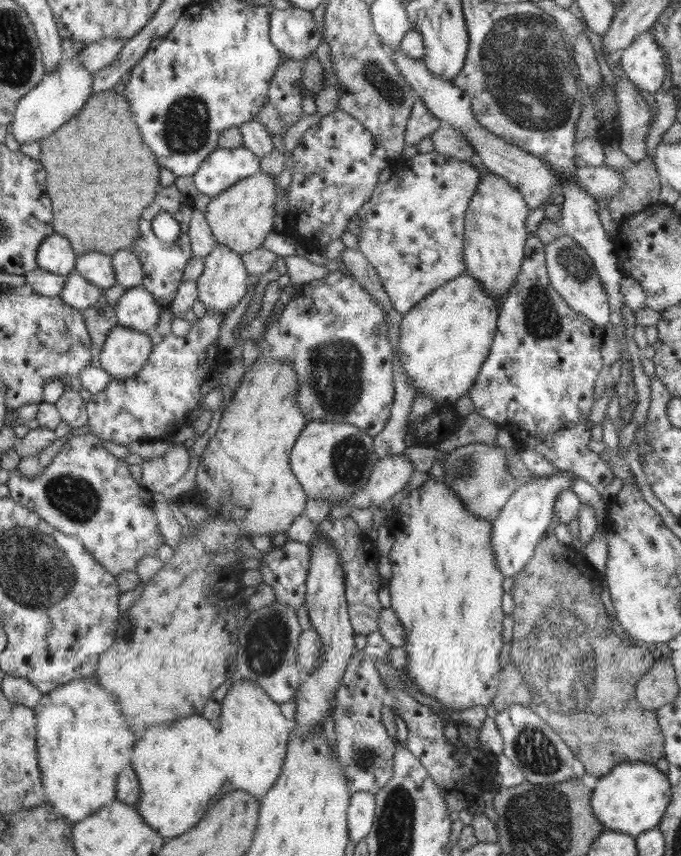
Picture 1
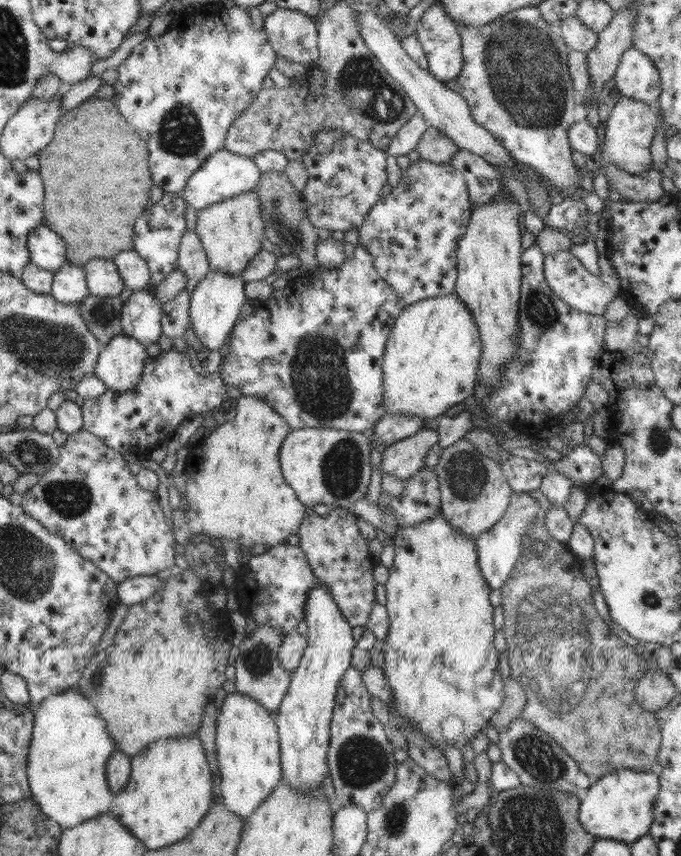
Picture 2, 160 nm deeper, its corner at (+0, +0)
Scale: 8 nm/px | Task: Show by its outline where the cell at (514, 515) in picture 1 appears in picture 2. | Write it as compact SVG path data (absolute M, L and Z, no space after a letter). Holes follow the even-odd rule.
M527 492L515 494L503 517L475 540L479 567L491 590L496 590L505 583L514 570L516 561L520 560L523 538L528 534L532 524L536 522L539 507L538 501Z

